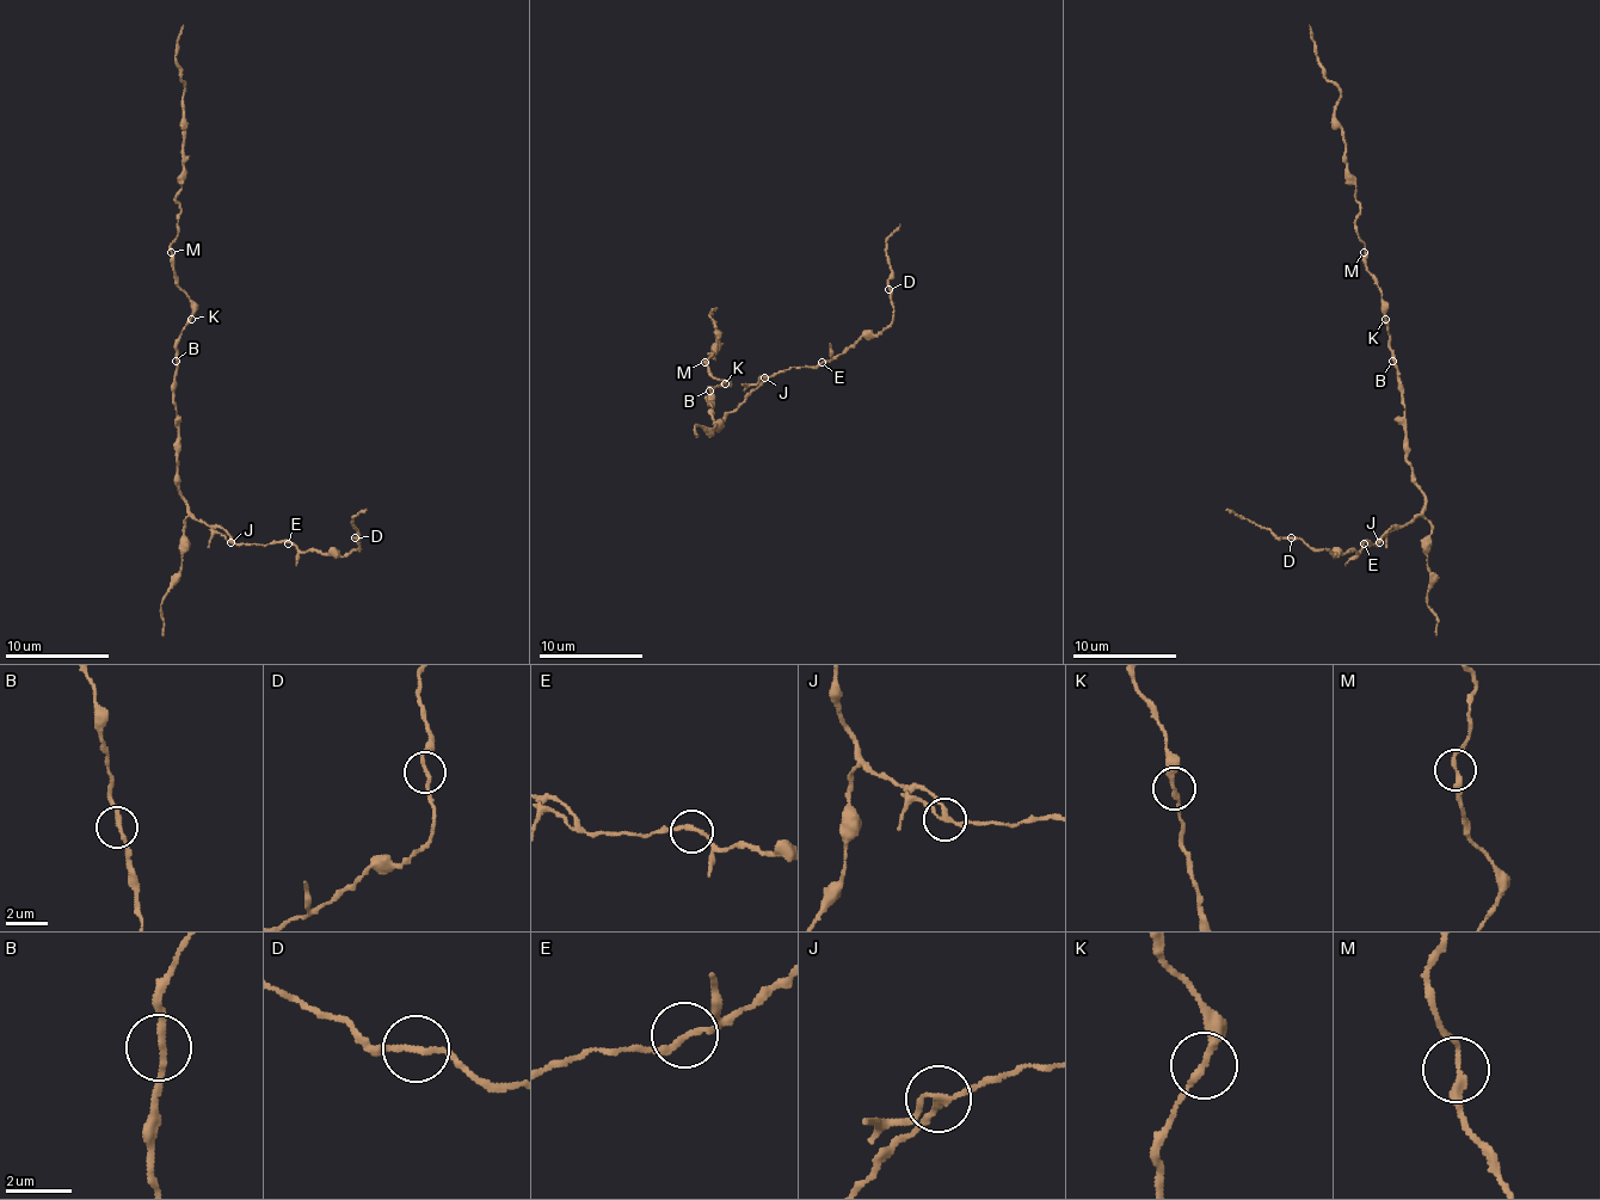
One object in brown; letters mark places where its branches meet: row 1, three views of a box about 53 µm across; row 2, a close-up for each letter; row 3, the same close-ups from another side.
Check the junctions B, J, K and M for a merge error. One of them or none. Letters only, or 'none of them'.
J

